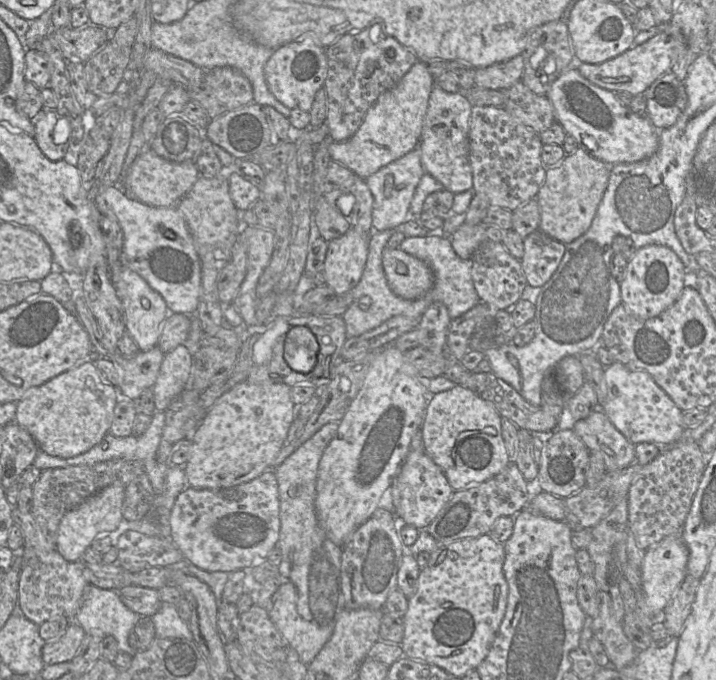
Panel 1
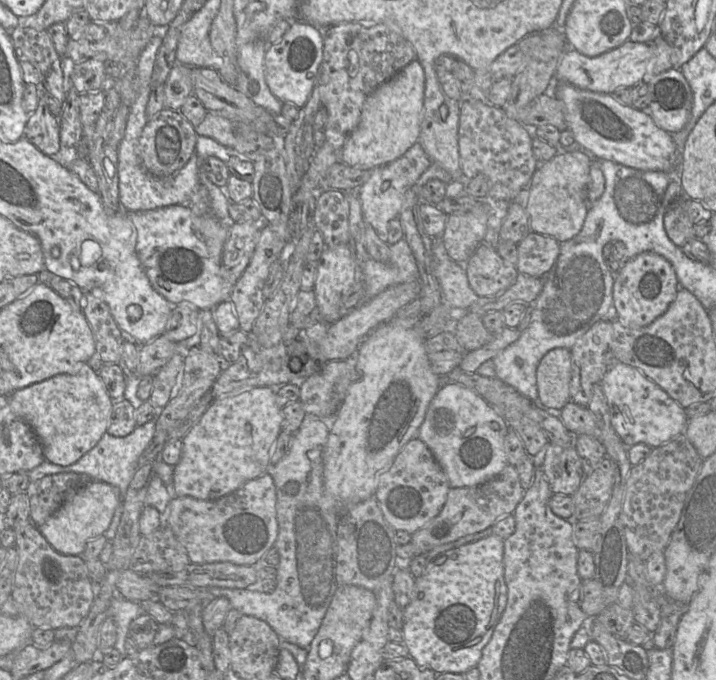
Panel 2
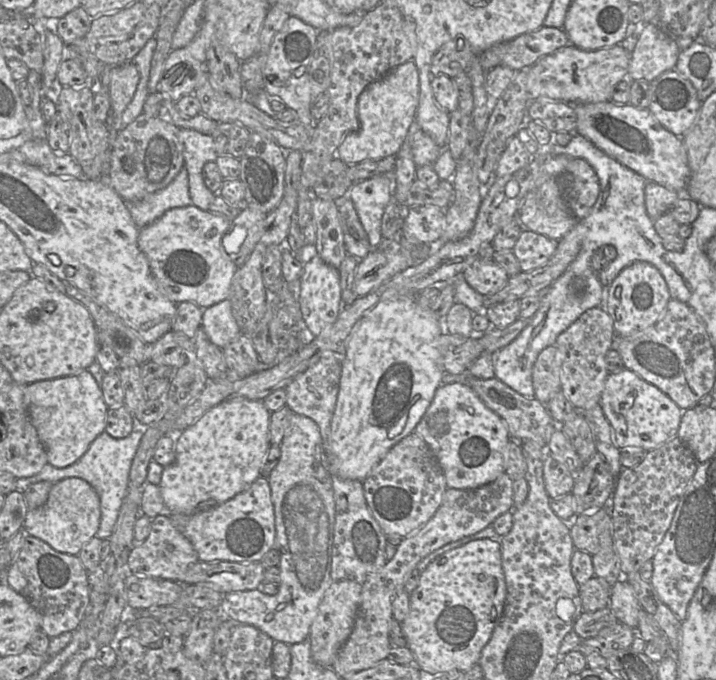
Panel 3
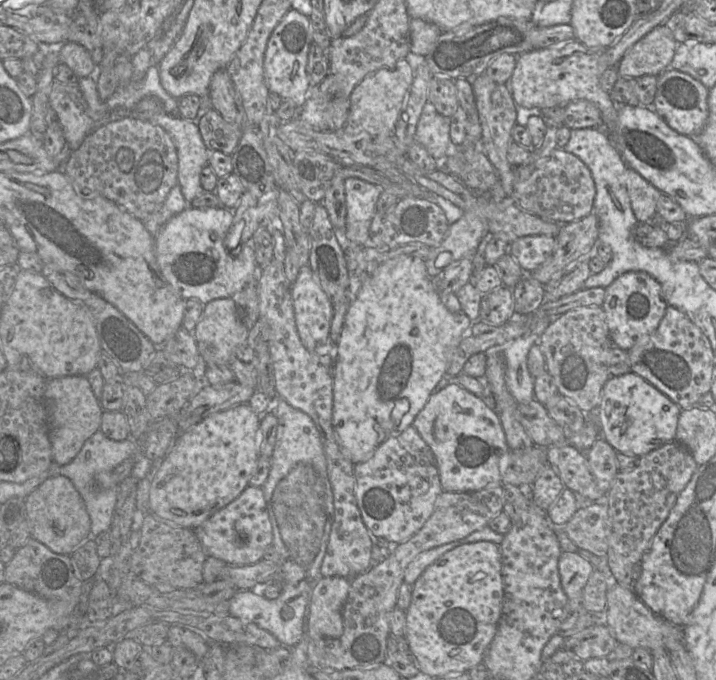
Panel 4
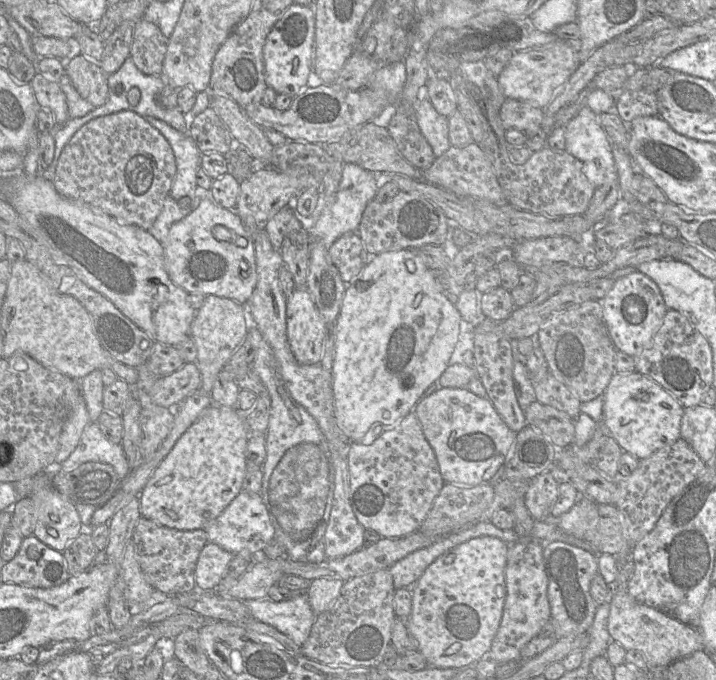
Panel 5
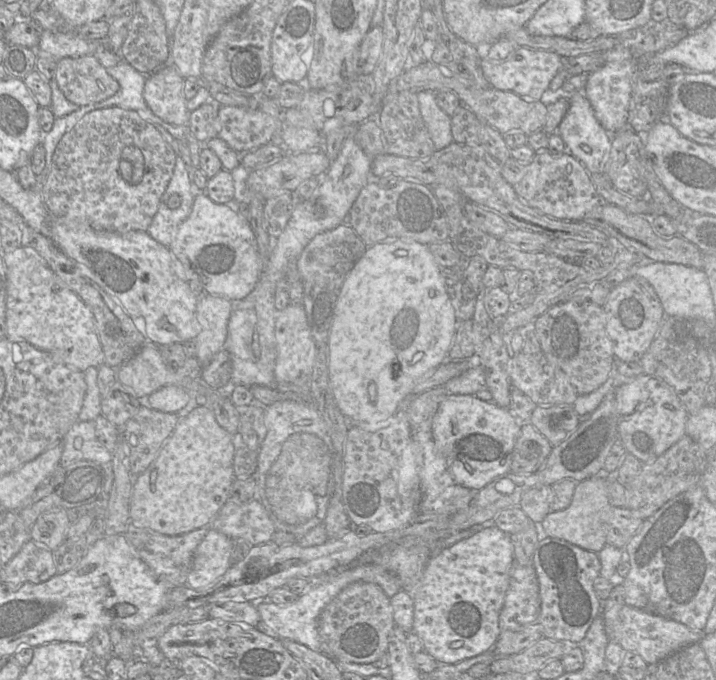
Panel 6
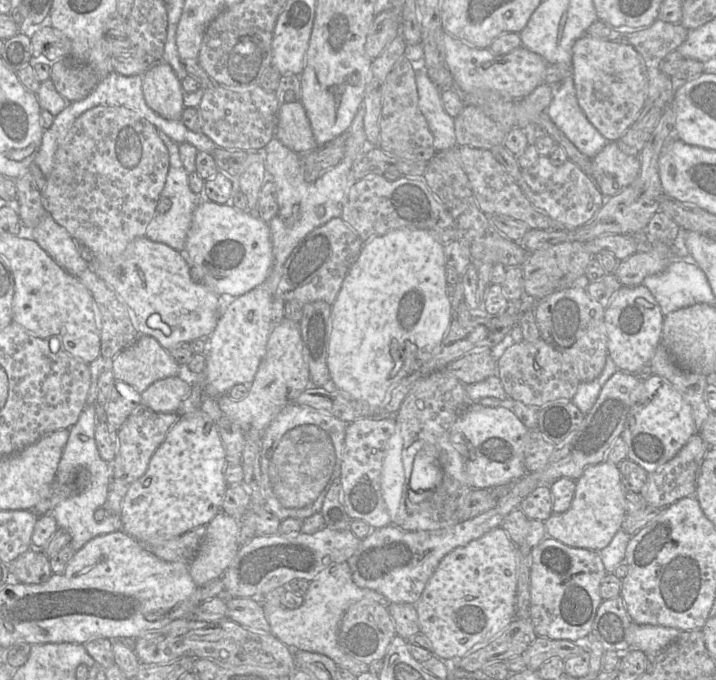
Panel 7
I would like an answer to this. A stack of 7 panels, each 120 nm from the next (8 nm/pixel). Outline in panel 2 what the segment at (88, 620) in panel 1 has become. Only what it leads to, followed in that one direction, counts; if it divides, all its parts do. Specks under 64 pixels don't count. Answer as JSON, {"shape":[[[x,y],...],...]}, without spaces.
{"shape":[[[118,598],[111,600],[107,616],[114,620],[117,630],[117,638],[113,648],[121,654],[122,658],[128,657],[124,645],[129,625],[134,619],[143,614],[145,612],[138,602]]]}

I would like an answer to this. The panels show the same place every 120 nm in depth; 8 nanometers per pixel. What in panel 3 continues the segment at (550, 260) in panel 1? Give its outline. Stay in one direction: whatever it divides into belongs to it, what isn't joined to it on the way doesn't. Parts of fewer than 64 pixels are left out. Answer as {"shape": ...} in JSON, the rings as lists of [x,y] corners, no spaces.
{"shape":[[[524,229],[513,250],[522,272],[544,266],[554,255],[558,240]]]}

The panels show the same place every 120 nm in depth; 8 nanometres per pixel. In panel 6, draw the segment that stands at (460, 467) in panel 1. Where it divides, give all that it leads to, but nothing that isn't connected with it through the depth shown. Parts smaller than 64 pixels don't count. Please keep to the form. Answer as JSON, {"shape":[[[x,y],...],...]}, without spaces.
{"shape":[[[447,394],[440,402],[432,421],[435,445],[444,457],[455,484],[477,492],[495,478],[510,472],[512,452],[519,435],[521,422],[505,408],[494,402],[485,402],[475,395]]]}

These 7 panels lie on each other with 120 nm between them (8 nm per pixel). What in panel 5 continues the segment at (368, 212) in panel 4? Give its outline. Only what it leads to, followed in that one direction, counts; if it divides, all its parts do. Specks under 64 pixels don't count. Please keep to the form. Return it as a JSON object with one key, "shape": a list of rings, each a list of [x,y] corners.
{"shape":[[[353,163],[344,164],[337,192],[332,196],[325,195],[324,210],[313,227],[307,230],[312,240],[320,241],[329,247],[343,234],[356,232],[363,212],[368,203],[375,199],[379,187],[378,179],[372,172]]]}

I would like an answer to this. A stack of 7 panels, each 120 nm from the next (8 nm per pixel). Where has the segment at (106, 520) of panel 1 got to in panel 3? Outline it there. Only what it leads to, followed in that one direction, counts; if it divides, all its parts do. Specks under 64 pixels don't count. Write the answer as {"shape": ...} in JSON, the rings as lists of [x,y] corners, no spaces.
{"shape":[[[70,477],[53,483],[47,501],[28,511],[23,529],[58,552],[78,555],[82,547],[96,536],[100,517],[100,499],[95,489],[82,478]]]}

